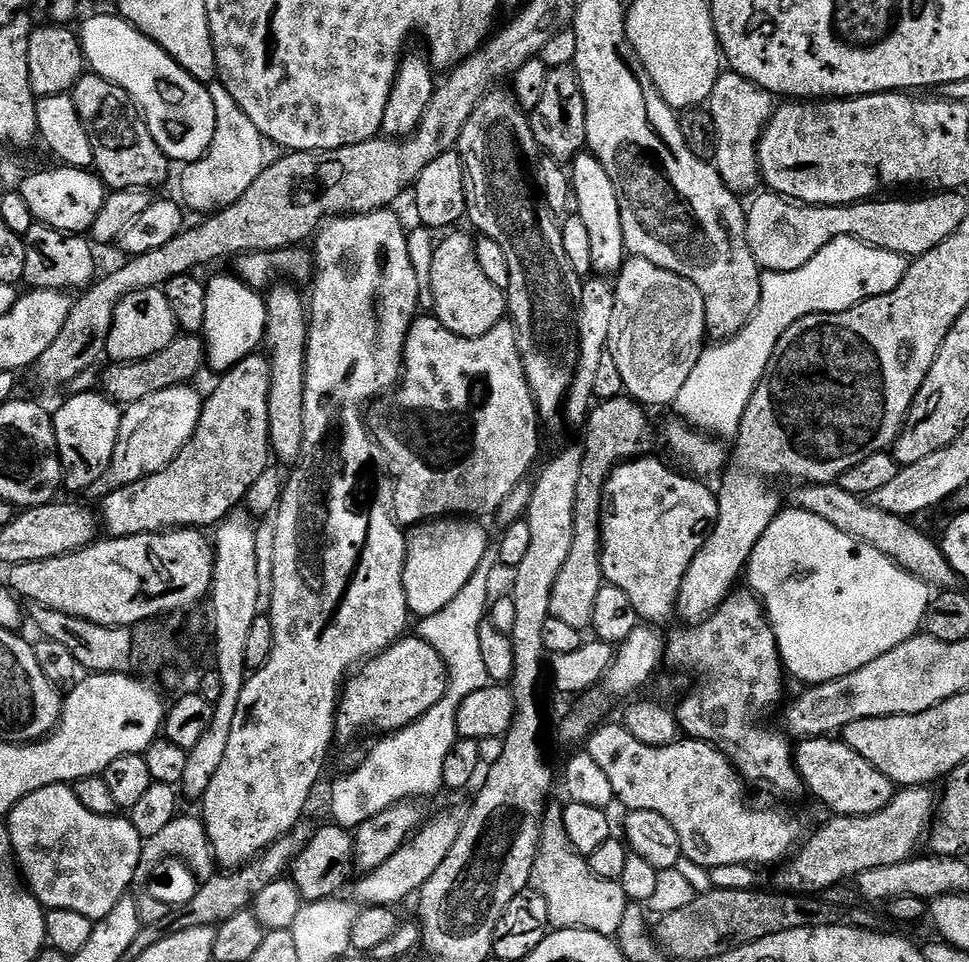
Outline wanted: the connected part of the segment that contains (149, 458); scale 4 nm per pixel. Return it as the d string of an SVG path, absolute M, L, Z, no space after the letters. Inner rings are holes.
M192 386L158 390L142 402L134 402L123 409L120 417L120 433L110 466L86 490L87 495L103 498L114 490L122 490L147 476L158 474L184 449L196 433L200 415L204 409L202 396Z

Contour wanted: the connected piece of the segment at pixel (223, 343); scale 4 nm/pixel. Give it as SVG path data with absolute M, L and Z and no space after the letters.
M216 276L206 284L206 322L202 339L205 343L207 367L222 374L245 357L255 353L264 343L266 328L265 297L245 284L239 276Z

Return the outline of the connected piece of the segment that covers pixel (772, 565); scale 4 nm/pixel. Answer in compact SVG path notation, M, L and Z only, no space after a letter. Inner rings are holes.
M795 506L789 509L772 519L754 546L746 580L748 576L751 591L764 605L776 648L791 679L793 676L804 686L815 686L849 676L874 662L874 658L890 654L890 650L902 646L902 642L921 631L930 599L929 585L899 568L886 554L874 550L874 546L842 534L838 526L830 526L830 522L822 522L822 518Z

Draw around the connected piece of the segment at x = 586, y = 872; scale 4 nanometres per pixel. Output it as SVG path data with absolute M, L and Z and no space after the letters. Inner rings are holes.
M549 803L544 810L544 820L540 826L540 848L536 852L536 861L532 871L531 887L546 900L548 911L548 923L553 929L581 928L597 932L603 936L615 937L616 932L622 926L622 918L628 915L630 901L623 892L618 880L598 878L590 870L587 859L578 855L574 846L570 846L570 838L566 838L564 826L564 809L558 803Z

